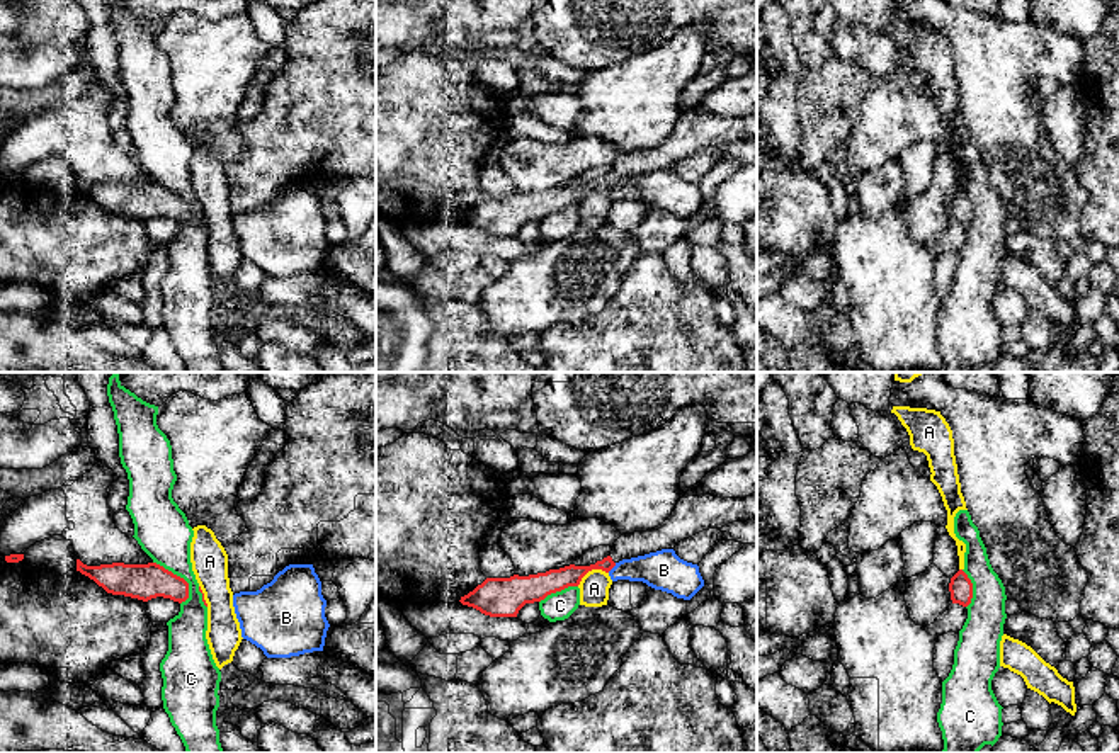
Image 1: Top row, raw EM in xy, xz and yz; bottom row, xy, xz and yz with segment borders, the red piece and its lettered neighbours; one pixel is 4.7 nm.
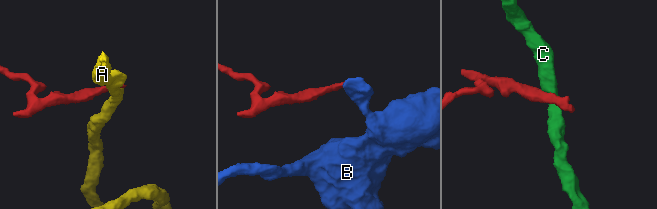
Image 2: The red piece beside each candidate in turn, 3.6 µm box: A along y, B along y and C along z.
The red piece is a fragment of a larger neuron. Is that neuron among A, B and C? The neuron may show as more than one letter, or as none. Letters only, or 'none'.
none

